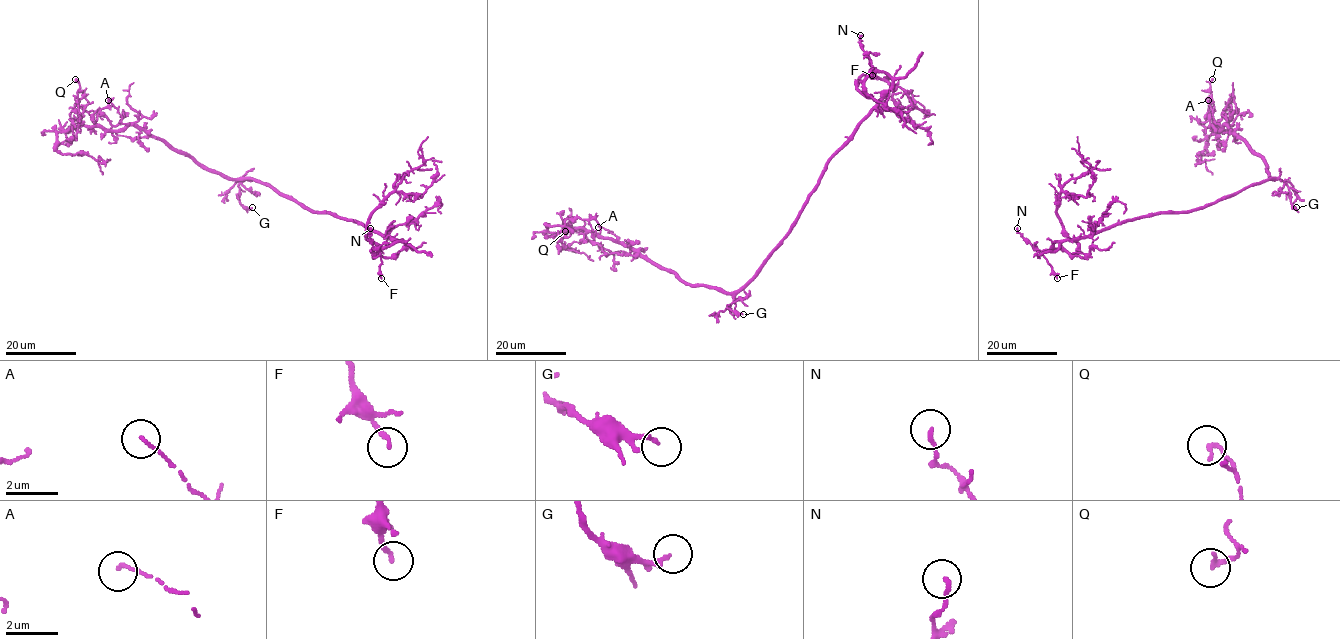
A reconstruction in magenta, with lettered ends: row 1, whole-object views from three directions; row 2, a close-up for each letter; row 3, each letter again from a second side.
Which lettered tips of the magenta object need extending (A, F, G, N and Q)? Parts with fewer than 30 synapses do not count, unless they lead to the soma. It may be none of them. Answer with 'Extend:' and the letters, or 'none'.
Extend: none

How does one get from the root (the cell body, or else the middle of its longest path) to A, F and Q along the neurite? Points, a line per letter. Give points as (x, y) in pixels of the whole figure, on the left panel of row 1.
A: (303, 206), (272, 186), (252, 179), (231, 179), (204, 169), (140, 128), (123, 124), (118, 111), (108, 100)
F: (303, 206), (310, 211), (329, 212), (353, 220), (388, 237), (402, 240), (379, 250), (381, 278)
Q: (303, 206), (272, 186), (204, 169), (133, 125), (119, 130), (78, 127), (79, 82), (75, 79)

